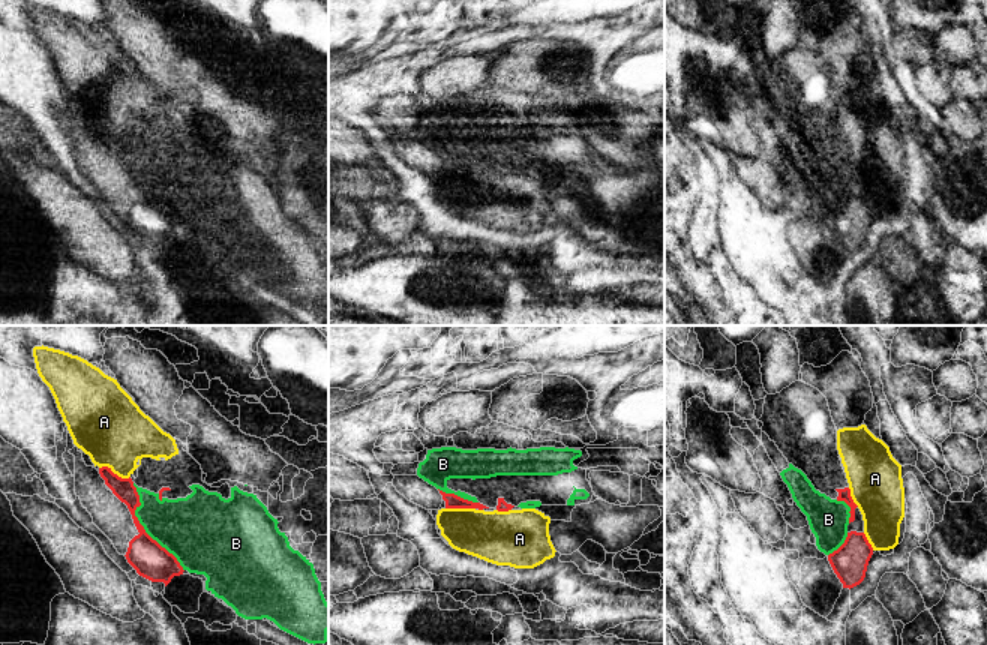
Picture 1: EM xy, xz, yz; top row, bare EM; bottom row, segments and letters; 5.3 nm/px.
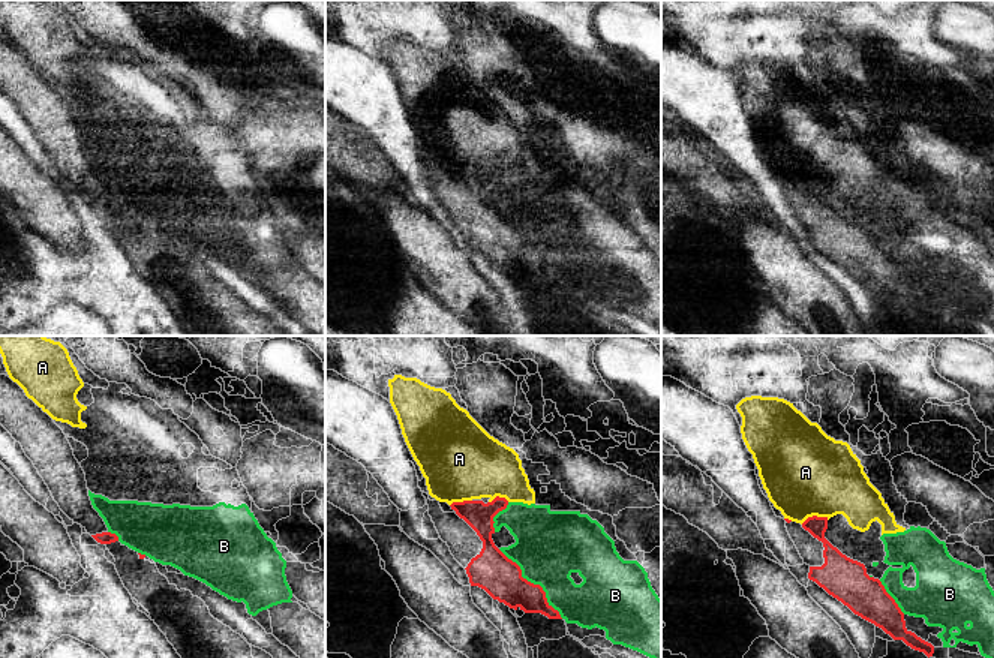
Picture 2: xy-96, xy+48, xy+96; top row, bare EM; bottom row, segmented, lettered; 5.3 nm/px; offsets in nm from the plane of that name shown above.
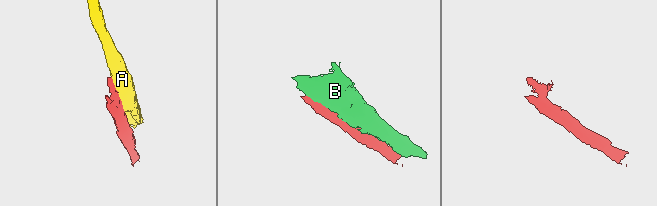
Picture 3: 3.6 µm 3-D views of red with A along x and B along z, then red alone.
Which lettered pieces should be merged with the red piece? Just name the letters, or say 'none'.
none

